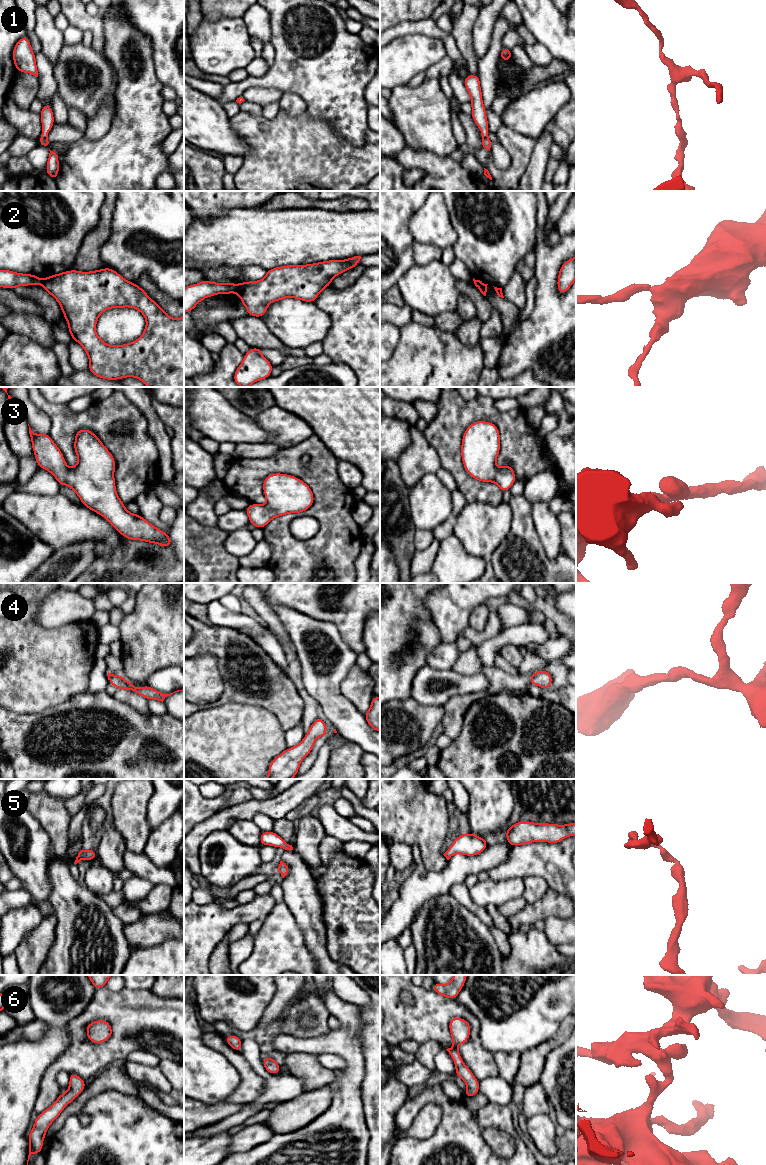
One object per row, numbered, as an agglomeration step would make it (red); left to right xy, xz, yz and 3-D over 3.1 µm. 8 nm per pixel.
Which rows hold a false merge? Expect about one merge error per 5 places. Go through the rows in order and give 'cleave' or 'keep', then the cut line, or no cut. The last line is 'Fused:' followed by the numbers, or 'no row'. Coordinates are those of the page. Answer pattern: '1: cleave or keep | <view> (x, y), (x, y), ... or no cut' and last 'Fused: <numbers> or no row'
1: keep | no cut
2: cleave | xz (237, 285), (234, 291)
3: keep | no cut
4: keep | no cut
5: keep | no cut
6: keep | no cut
Fused: 2

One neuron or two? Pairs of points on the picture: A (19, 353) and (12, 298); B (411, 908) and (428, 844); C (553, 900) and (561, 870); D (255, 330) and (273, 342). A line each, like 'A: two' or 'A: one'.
A: two
B: two
C: two
D: one

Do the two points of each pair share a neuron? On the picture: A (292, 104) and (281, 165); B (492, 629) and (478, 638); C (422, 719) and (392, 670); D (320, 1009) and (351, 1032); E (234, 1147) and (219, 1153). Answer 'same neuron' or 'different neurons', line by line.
A: different neurons
B: same neuron
C: different neurons
D: different neurons
E: different neurons

